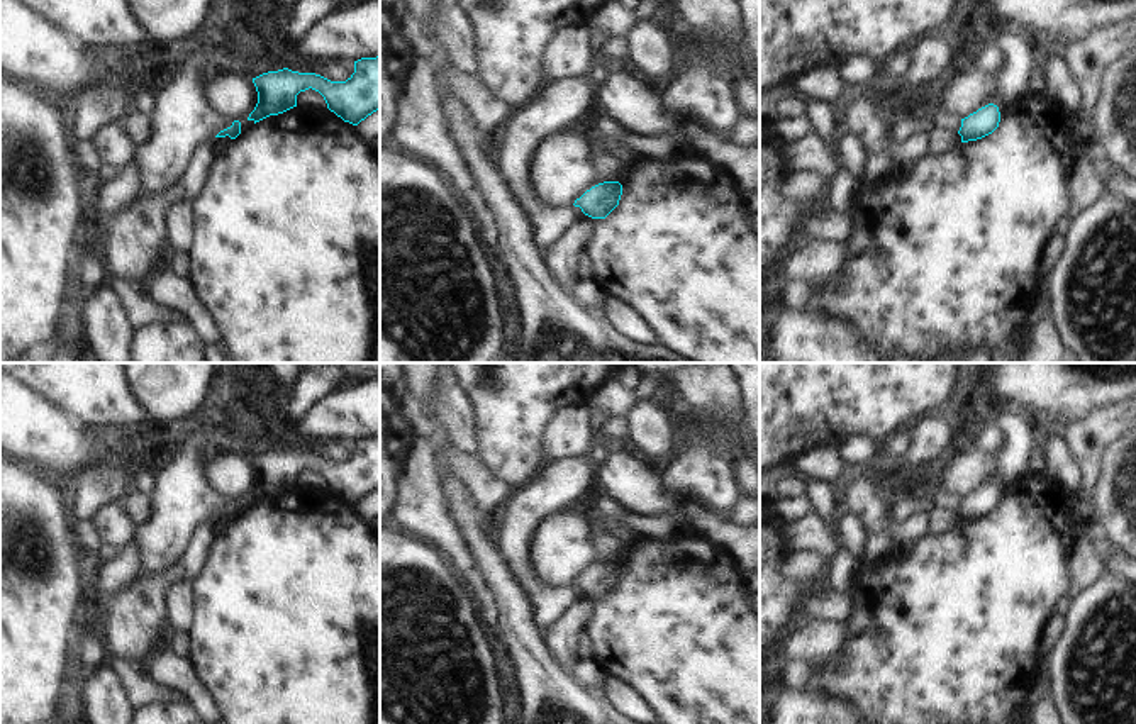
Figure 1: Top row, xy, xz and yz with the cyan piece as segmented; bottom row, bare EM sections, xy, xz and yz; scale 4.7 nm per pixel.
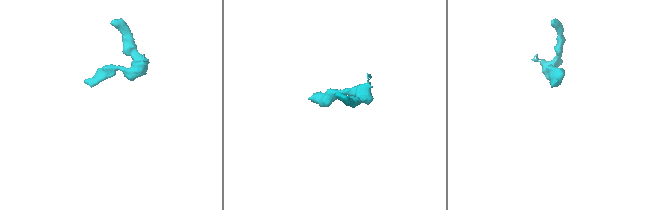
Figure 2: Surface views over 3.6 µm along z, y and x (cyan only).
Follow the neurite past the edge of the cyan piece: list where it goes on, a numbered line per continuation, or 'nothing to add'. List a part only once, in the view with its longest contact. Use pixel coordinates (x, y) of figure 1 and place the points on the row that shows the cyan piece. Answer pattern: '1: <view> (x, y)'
nothing to add

